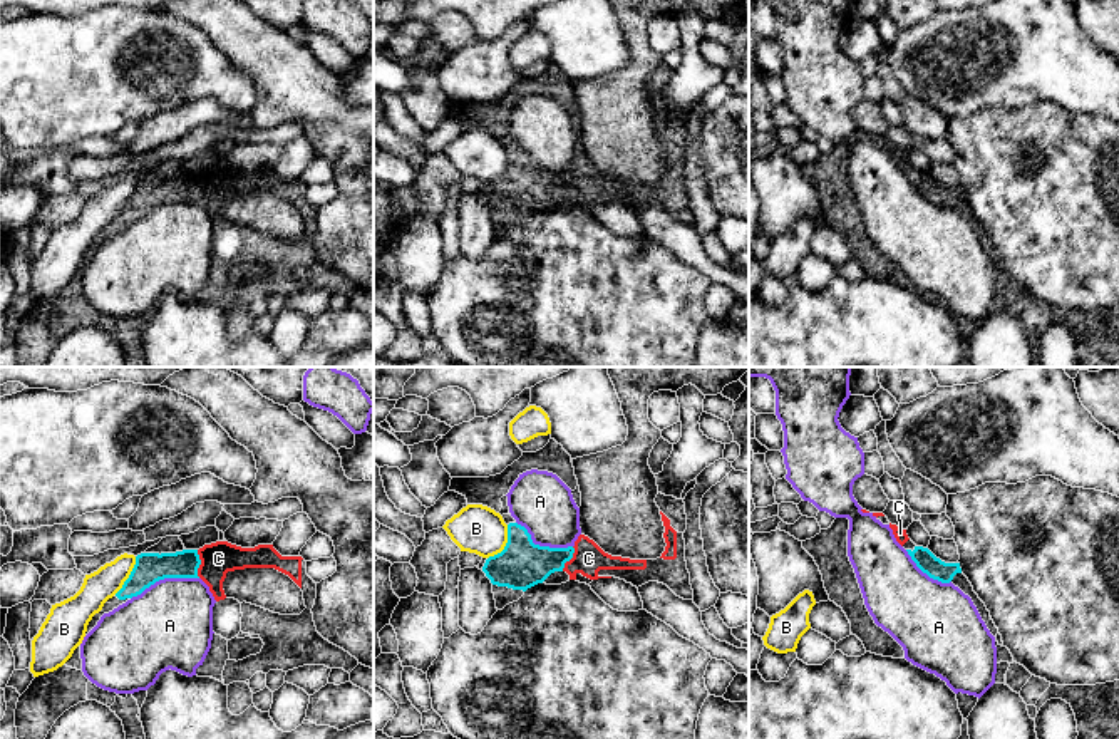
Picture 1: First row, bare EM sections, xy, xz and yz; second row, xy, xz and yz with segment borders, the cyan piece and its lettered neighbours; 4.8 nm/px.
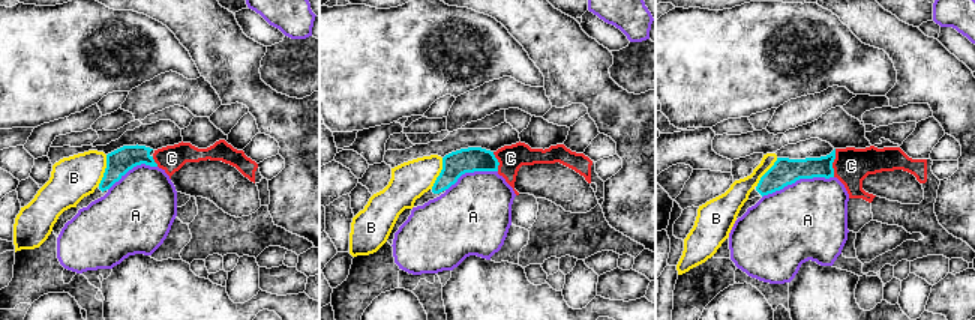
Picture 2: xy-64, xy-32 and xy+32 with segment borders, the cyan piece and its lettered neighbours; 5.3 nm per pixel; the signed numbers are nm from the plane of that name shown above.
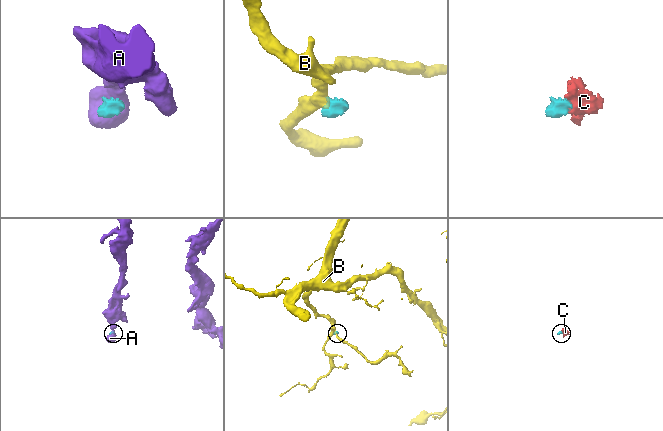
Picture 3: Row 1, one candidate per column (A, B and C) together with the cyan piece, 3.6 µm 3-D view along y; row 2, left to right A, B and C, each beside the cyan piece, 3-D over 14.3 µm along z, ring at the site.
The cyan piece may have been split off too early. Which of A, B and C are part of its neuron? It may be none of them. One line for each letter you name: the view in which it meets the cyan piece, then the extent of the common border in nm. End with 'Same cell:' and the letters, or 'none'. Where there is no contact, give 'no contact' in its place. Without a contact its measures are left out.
C: xy | 140 nm
Same cell: C

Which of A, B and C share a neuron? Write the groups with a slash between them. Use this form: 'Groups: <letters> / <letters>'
Groups: A / B / C

